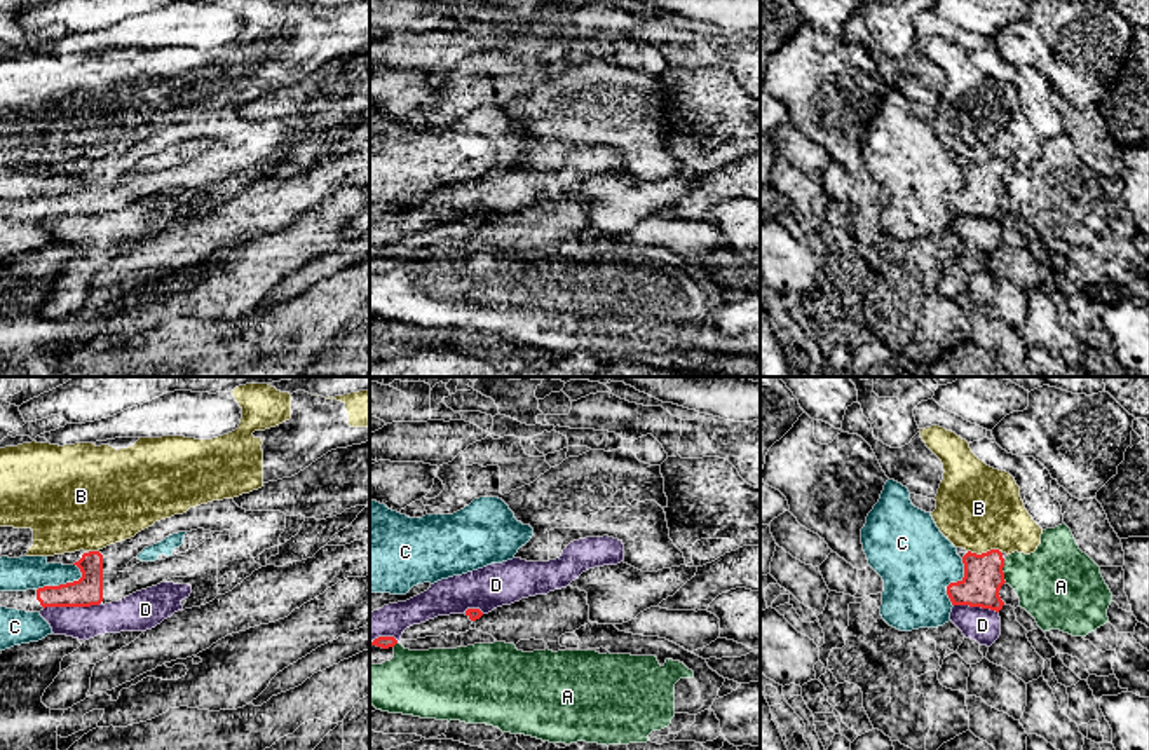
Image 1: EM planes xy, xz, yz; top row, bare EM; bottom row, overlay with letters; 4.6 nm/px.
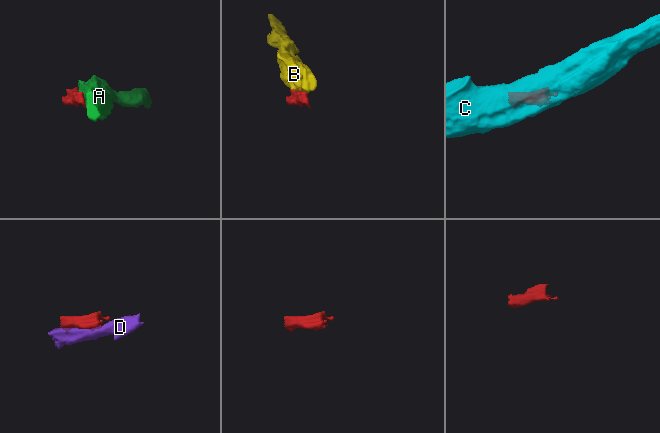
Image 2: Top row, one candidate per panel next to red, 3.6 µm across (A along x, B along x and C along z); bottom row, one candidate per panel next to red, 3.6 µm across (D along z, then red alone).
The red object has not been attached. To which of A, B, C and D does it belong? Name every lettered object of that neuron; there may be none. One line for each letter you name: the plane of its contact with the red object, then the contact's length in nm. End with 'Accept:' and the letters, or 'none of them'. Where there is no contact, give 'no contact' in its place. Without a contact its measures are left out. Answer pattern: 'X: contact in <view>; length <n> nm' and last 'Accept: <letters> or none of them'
Accept: none of them

